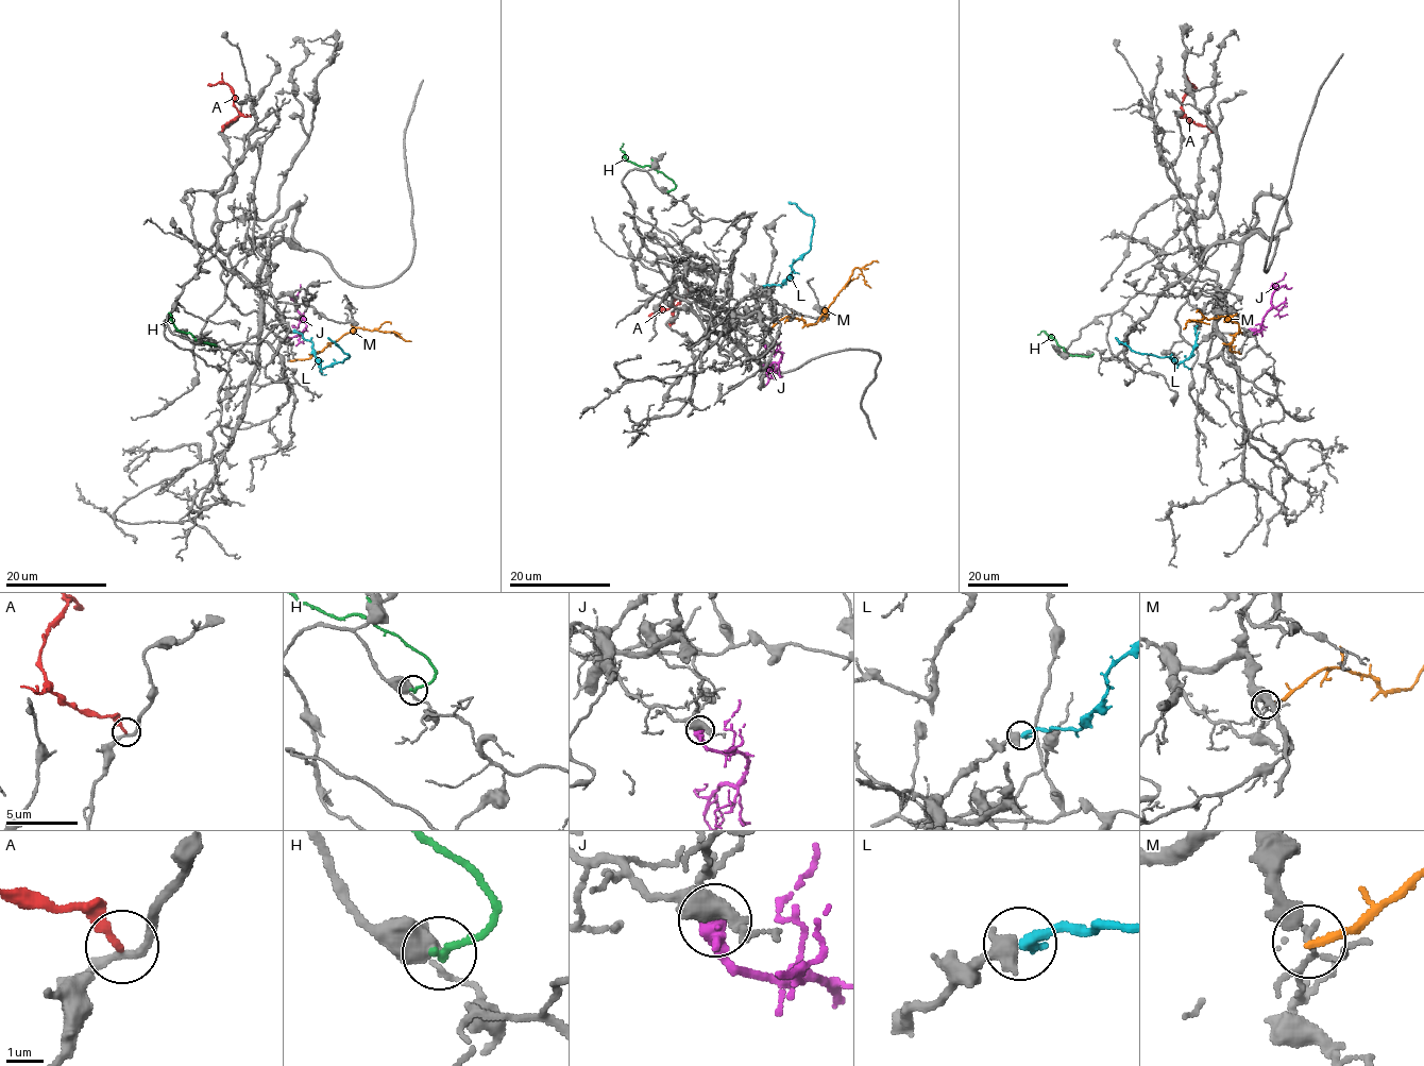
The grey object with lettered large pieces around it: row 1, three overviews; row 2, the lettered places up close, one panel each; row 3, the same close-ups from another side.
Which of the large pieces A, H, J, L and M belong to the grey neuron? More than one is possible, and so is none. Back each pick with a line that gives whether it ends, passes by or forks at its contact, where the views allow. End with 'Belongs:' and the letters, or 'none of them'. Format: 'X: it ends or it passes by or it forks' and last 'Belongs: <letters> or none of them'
L: it ends
Belongs: L

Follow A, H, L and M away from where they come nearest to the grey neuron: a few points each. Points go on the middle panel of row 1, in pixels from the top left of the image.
A: (668, 326), (674, 309), (682, 300), (679, 298), (674, 298), (666, 310), (648, 316)
H: (668, 191), (675, 187), (672, 181), (647, 165), (630, 162), (621, 149), (624, 144)
L: (761, 287), (783, 283), (793, 263), (810, 249), (814, 219), (787, 202)
M: (765, 330), (789, 316), (814, 324), (855, 268), (871, 288)

